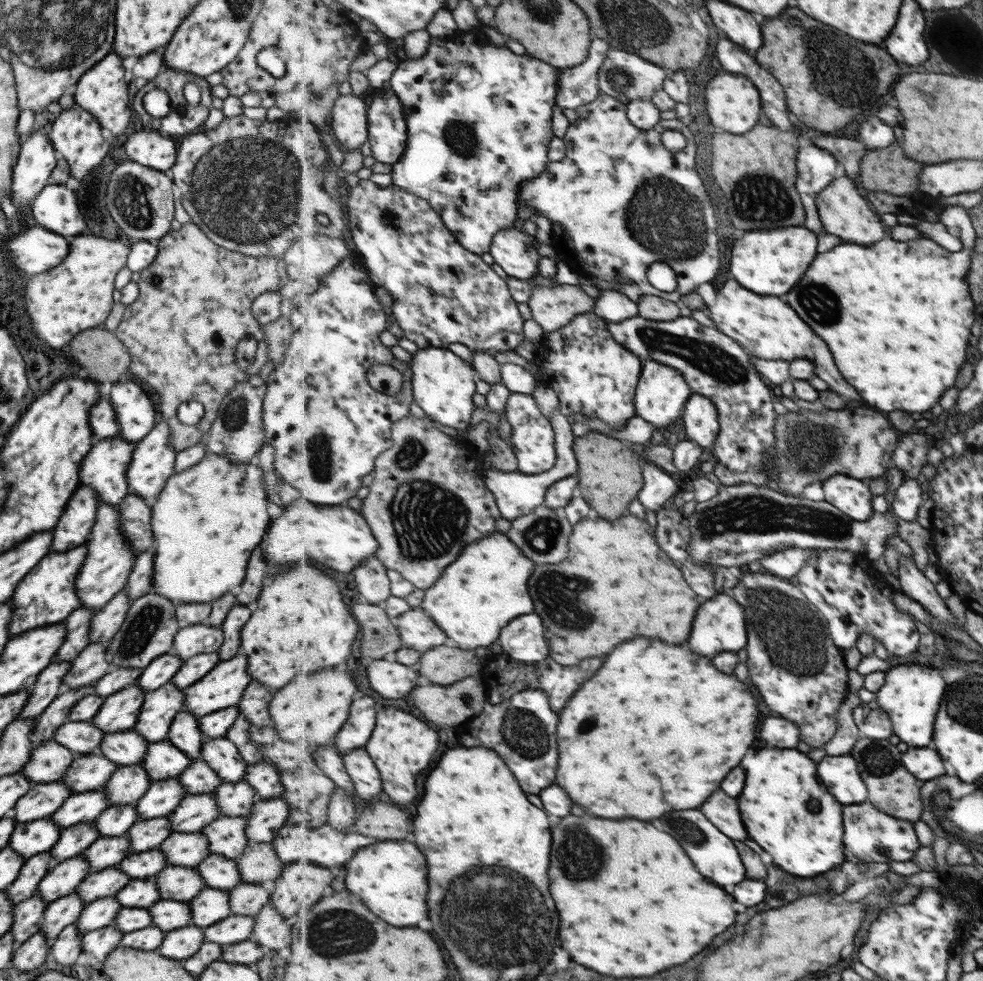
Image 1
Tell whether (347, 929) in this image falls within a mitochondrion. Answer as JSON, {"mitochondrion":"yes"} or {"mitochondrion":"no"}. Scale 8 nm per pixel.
{"mitochondrion":"yes"}

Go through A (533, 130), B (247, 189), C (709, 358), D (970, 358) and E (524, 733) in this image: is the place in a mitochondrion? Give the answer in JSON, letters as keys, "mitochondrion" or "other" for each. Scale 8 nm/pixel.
{"A":"other","B":"mitochondrion","C":"mitochondrion","D":"other","E":"mitochondrion"}

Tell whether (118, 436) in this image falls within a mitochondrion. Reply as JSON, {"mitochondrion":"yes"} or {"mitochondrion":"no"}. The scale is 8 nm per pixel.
{"mitochondrion":"no"}

